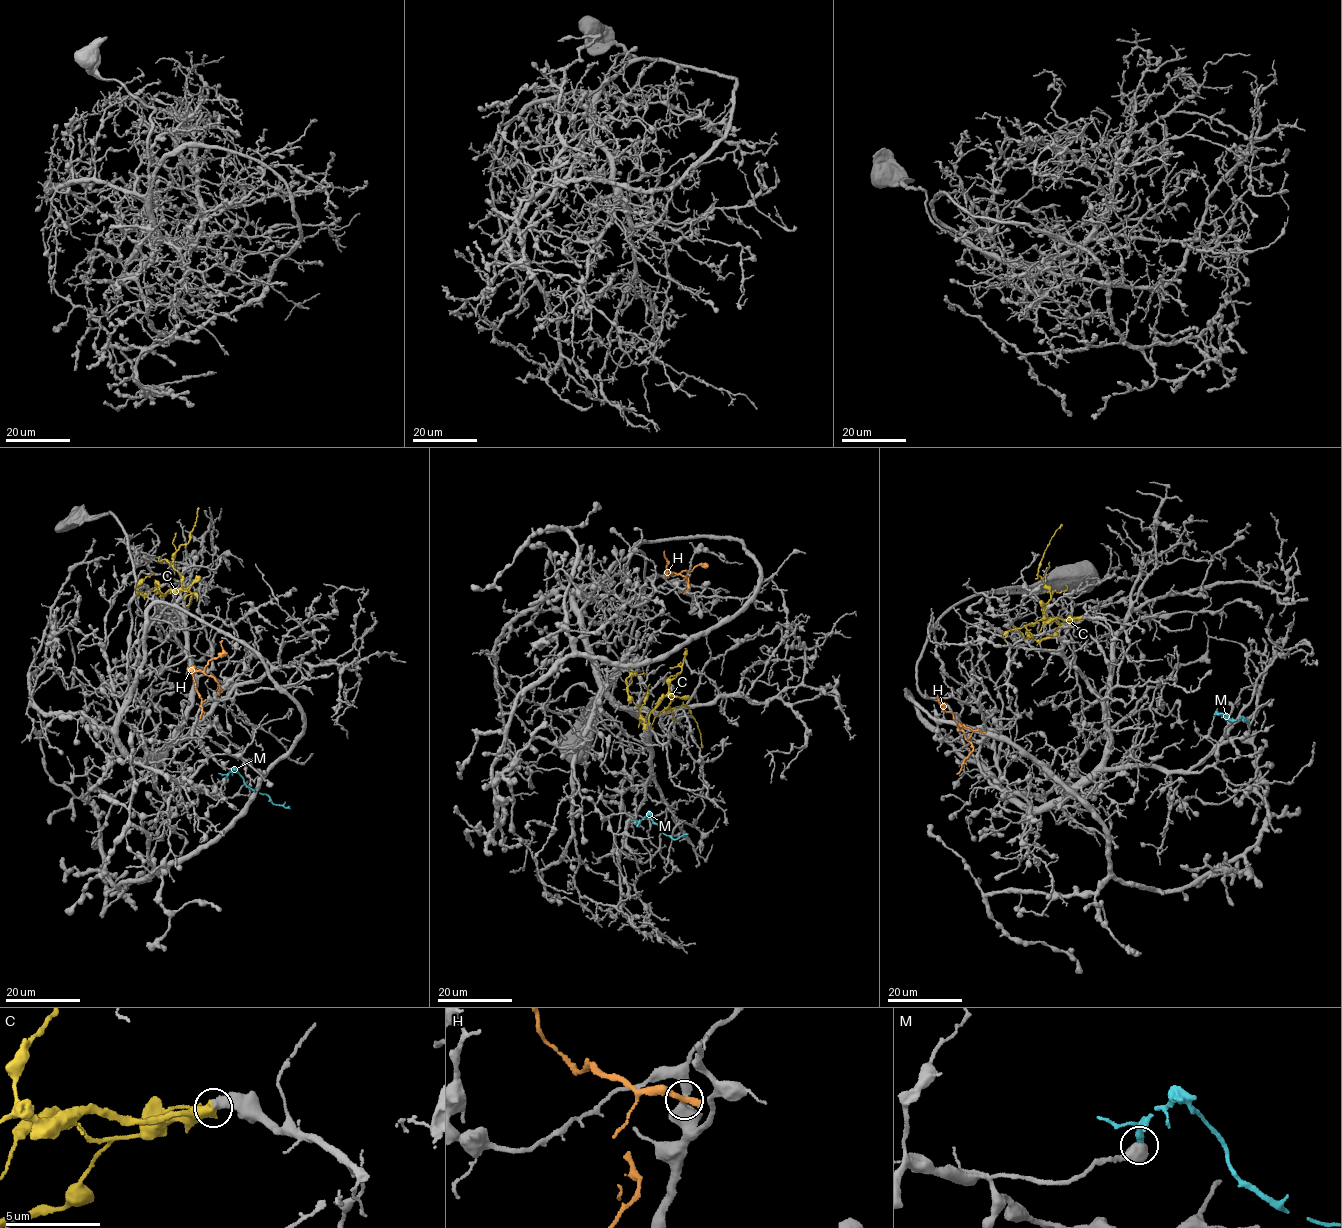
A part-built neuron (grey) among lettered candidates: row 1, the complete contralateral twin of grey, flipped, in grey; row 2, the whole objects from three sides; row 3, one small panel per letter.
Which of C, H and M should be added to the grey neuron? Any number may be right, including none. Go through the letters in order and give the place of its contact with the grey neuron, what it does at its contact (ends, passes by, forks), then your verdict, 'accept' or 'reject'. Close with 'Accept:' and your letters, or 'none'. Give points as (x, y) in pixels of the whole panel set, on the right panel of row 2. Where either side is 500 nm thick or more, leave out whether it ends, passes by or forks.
C: (1081, 617) | accept
H: (982, 732) | it ends | reject
M: (1232, 719) | reject
Accept: C

